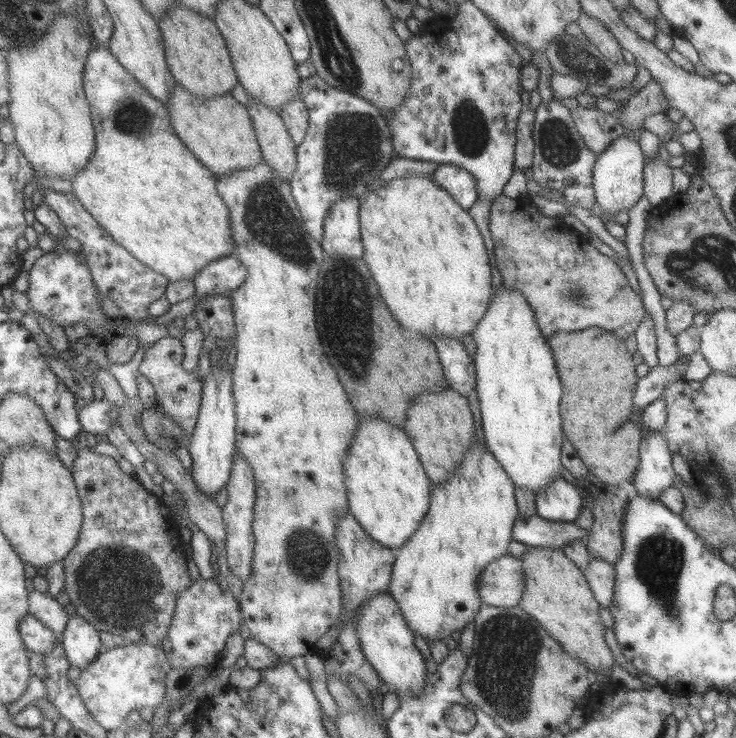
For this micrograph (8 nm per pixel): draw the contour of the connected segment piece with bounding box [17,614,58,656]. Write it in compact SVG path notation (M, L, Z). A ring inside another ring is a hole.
M25 614L19 620L17 630L19 630L27 650L42 654L42 656L43 653L51 650L51 647L55 645L55 641L58 640L49 628L29 614Z

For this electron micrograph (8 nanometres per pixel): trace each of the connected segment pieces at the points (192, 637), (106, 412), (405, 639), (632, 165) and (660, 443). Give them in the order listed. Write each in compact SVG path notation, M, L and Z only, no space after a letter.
M199 577L177 595L177 599L174 600L172 623L165 638L158 645L165 652L171 669L192 669L195 666L212 669L221 660L221 650L227 636L237 632L241 624L238 600L229 590L224 589L223 582L217 583L212 578Z
M105 398L91 399L85 402L77 411L78 422L84 433L105 438L112 424L117 424L117 409L113 408Z
M388 592L371 595L369 599L359 604L354 618L361 652L377 676L391 688L387 691L419 693L429 673L425 668L424 658L413 645L413 632L407 627L393 597Z
M622 135L609 143L607 148L596 156L593 165L591 186L595 195L594 210L605 211L609 215L621 210L629 212L643 192L643 164L645 164L644 154L639 143L631 140L630 137Z
M662 432L648 433L639 443L639 462L628 486L642 498L657 500L659 493L672 486L674 478L671 453Z

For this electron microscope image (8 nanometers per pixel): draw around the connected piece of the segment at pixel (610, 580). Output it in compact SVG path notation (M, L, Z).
M590 559L582 573L598 606L608 609L615 588L614 565L603 559Z

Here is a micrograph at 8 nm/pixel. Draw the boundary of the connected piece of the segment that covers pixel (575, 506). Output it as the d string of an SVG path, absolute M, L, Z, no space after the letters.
M557 475L550 484L535 493L536 514L548 522L573 523L585 505L582 496L582 491L577 486L571 486L561 475Z

